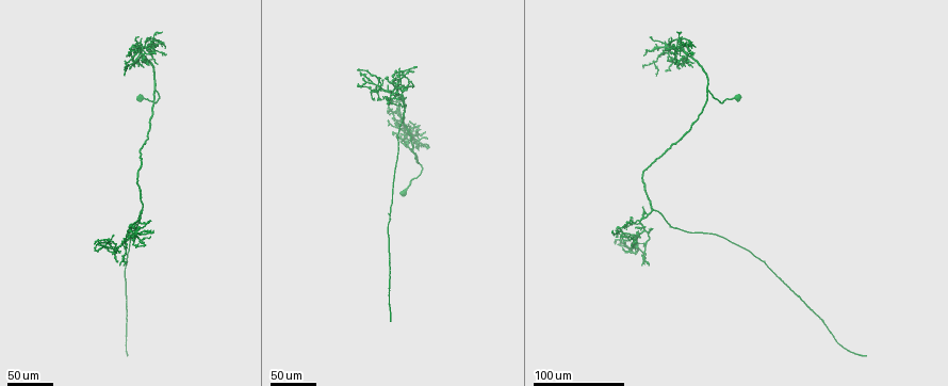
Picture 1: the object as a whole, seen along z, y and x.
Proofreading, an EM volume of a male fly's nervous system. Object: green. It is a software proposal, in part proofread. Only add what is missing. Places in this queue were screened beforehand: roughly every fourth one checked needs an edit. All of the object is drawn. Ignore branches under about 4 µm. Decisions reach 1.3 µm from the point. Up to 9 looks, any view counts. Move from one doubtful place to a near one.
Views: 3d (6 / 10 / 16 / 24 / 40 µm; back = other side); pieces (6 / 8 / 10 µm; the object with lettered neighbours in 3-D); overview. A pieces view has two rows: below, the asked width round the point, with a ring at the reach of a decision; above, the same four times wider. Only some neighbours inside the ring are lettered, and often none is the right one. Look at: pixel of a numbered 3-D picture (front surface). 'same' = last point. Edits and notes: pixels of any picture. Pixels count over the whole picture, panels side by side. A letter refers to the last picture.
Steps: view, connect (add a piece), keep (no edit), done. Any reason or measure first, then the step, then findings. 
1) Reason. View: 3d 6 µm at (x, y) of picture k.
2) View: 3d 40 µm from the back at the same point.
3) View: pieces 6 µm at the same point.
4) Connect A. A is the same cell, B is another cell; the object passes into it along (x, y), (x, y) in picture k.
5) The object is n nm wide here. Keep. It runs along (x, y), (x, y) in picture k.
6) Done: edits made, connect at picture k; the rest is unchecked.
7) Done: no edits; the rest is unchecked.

Tapers out. View: 3d 24 µm at (151, 42) of picture 1.

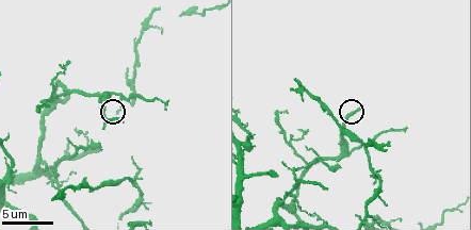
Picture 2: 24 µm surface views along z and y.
View: pieces 10 µm at (359, 107) of picture 2.

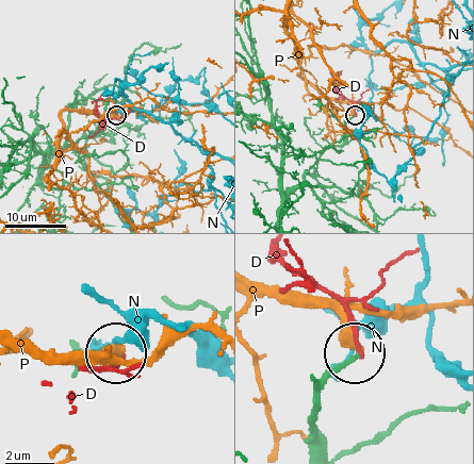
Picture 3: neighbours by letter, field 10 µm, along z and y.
Keep. D, N and P are other cells; it runs along (312, 454), (312, 412), (321, 387), (353, 359) in picture 3; no lettered piece goes on from it.

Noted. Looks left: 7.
End of a long branch. View: 3d 24 µm at (652, 36) of picture 1.

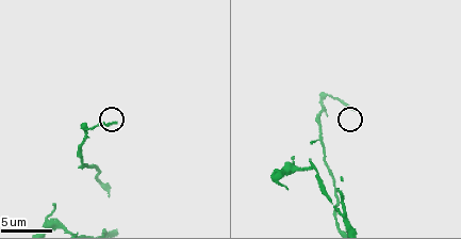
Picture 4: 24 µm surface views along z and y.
View: pieces 6 µm at (114, 124) of picture 4.

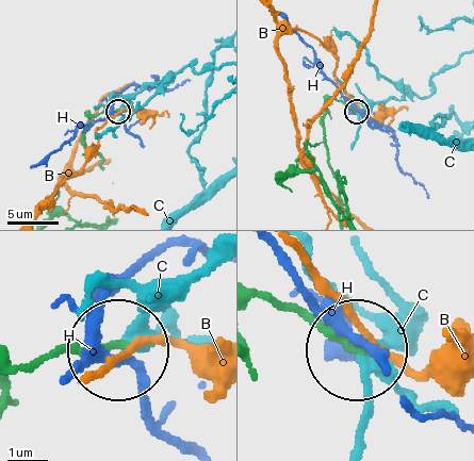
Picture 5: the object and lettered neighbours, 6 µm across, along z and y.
Keep. B, C and H are other cells; it runs along (23, 364), (111, 347) in picture 5; no lettered piece goes on from it.

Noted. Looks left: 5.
Free end. View: 3d 40 µm at (396, 108) of picture 1.

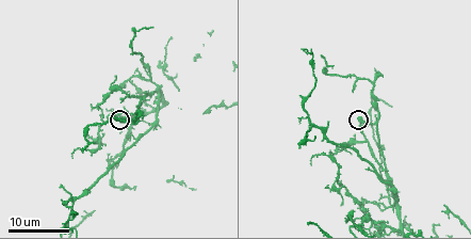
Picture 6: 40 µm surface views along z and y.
View: pieces 6 µm at (360, 120) of picture 6.

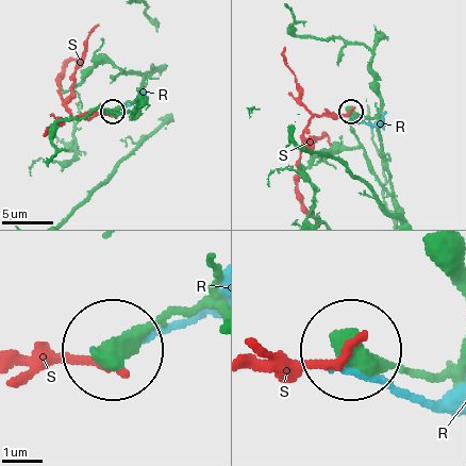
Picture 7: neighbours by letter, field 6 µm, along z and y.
Keep. R and S are other cells; it runs along (402, 211), (384, 163), (379, 125), (352, 113) in picture 7; none of them fits.

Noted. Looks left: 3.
An open end. View: 3d 16 µm at (134, 111) of picture 6.

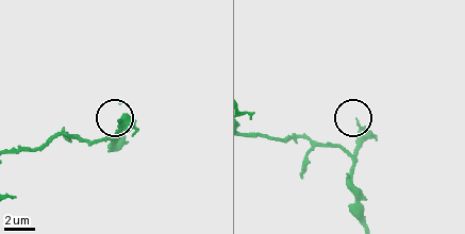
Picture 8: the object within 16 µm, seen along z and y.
View: pieces 6 µm at (119, 123) of picture 8.

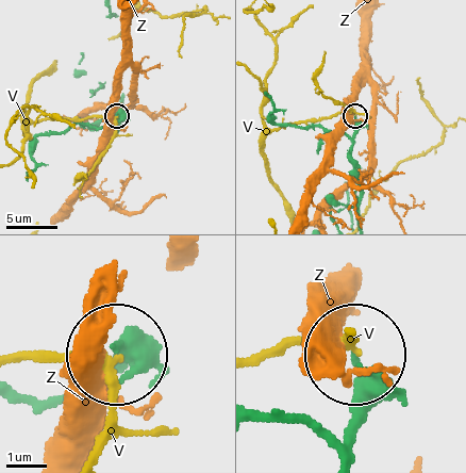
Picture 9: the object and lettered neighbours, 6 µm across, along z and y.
Keep. V and Z are other cells; it runs along (342, 449), (351, 360) in picture 9; no lettered piece goes on from it.

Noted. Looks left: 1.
Done: no edits; the rest is unchecked.

